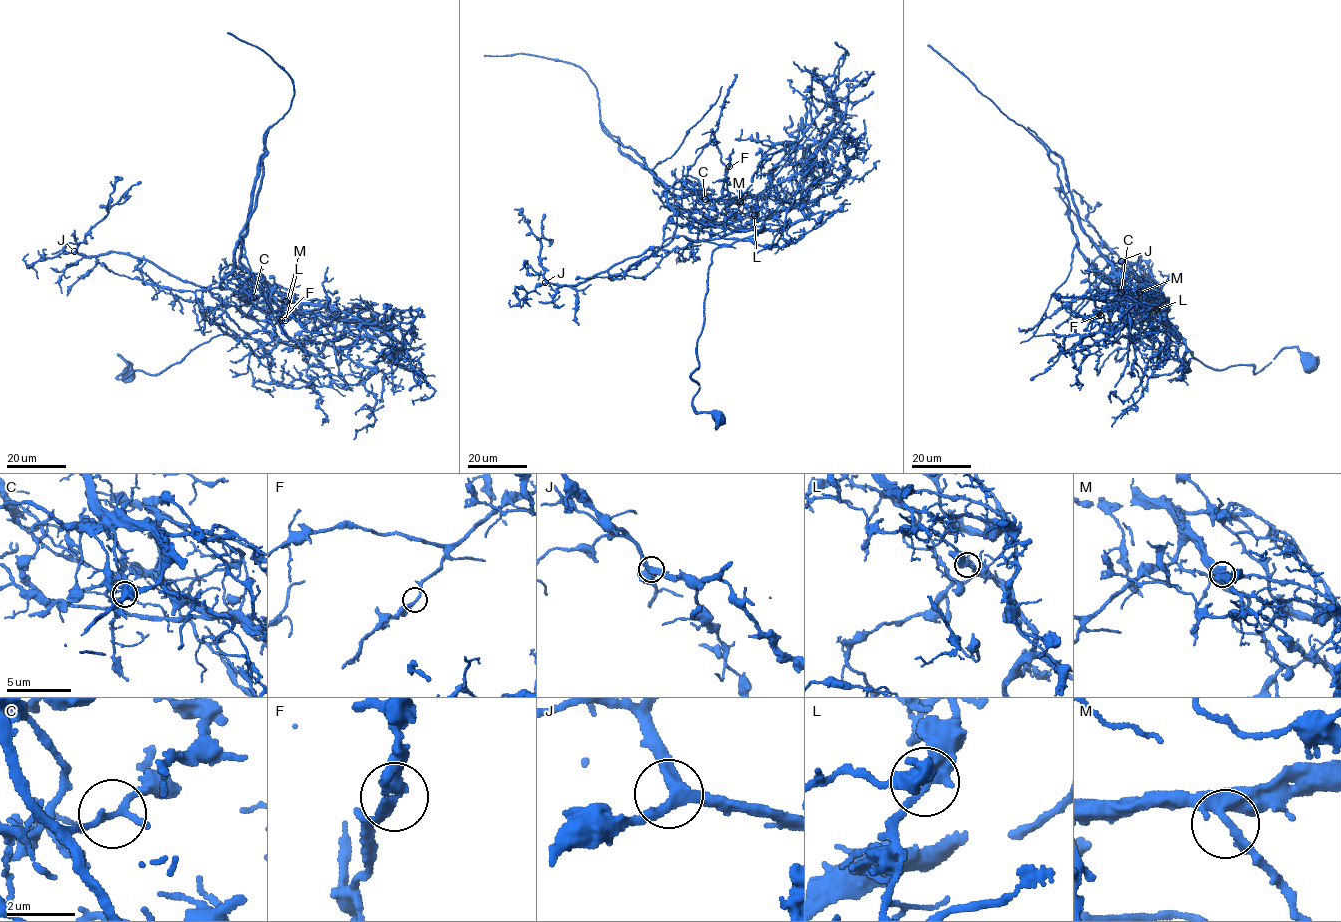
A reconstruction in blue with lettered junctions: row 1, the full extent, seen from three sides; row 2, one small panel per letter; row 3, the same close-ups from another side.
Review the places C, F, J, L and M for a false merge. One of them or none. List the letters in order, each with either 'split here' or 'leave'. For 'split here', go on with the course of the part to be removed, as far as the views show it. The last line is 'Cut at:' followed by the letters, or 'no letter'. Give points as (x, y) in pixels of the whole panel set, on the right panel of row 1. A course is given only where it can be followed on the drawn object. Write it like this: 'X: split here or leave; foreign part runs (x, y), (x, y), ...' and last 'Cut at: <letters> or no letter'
C: split here; foreign part runs (1120, 292), (1118, 279), (1109, 261), (1080, 224), (1063, 161), (1022, 125), (1008, 119), (928, 45)
F: leave
J: leave
L: leave
M: leave
Cut at: C

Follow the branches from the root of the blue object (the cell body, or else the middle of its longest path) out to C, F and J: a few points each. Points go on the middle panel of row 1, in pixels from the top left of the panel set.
C: (720, 419), (695, 410), (690, 376), (711, 254), (738, 239), (698, 240), (711, 232), (704, 199)
F: (720, 419), (695, 410), (699, 385), (690, 377), (711, 254), (765, 230), (742, 228), (720, 199), (729, 166)
J: (720, 419), (695, 410), (690, 376), (711, 254), (728, 245), (670, 237), (621, 278), (545, 282)

